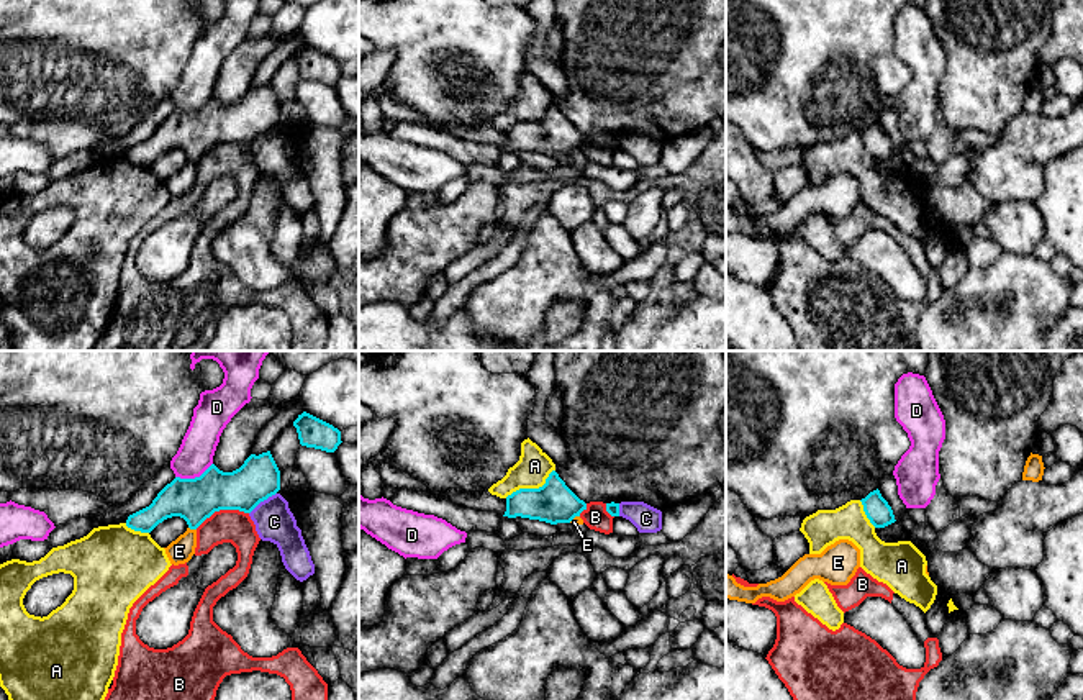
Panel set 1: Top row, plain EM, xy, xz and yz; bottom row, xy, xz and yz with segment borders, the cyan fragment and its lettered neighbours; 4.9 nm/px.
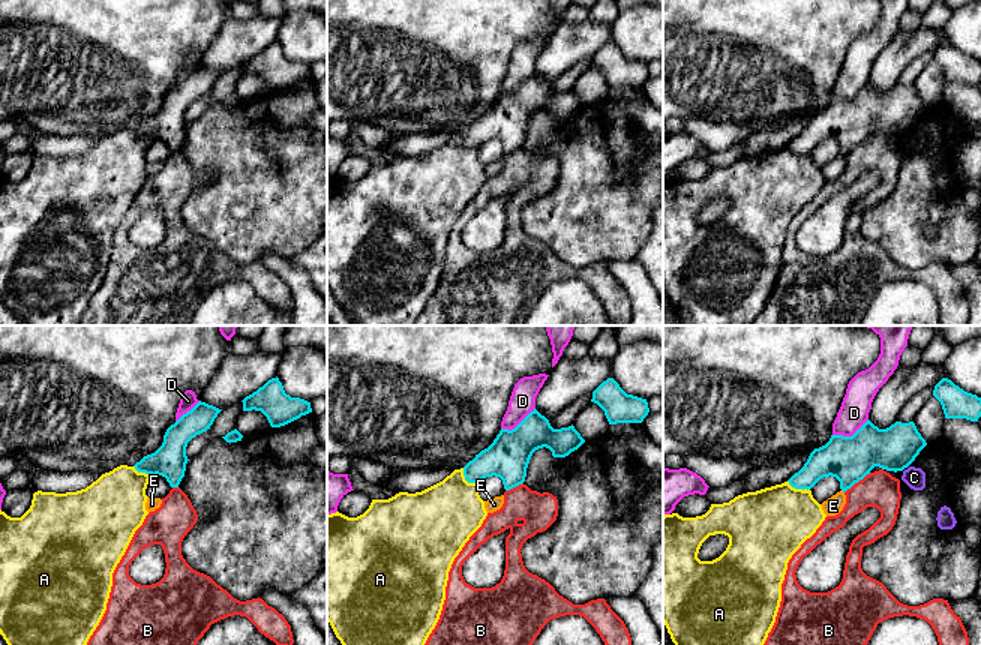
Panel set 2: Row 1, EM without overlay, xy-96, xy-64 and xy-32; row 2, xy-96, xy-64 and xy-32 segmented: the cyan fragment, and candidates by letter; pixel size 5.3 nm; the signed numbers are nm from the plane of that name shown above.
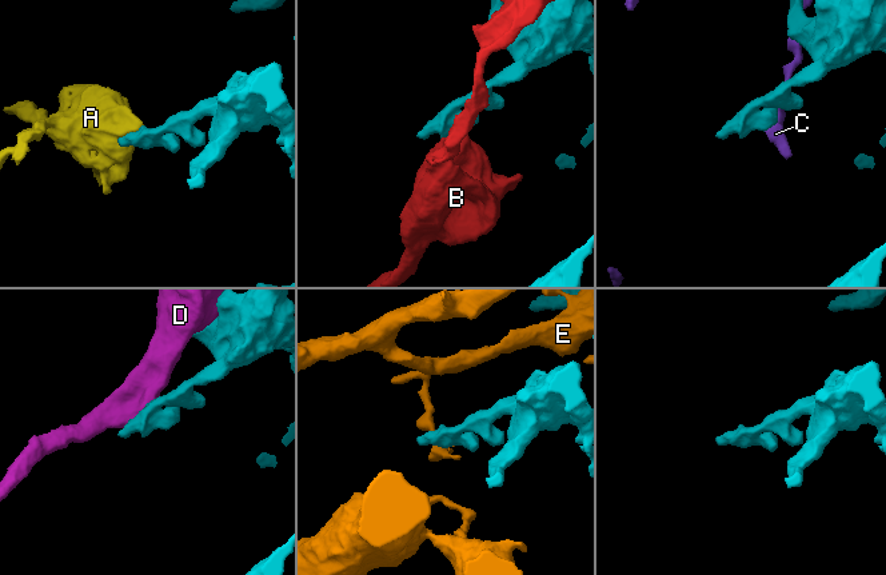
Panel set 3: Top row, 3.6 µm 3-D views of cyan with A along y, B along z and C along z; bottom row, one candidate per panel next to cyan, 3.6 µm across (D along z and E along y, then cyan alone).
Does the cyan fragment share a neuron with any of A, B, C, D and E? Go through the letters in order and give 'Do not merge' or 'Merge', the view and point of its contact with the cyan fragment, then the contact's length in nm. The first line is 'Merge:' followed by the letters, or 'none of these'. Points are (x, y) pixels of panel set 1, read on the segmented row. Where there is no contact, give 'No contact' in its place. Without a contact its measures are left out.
Merge: none of these
A: Do not merge. Touches cyan at xz (531, 489). Shared border 280 nm
B: Do not merge. Touches cyan at xy (222, 509). Shared border 280 nm
C: Do not merge. Touches cyan at xy (262, 500). Shared border 170 nm
D: Do not merge. Touches cyan at xy (195, 477). Shared border 200 nm
E: Do not merge. Touches cyan at xy (192, 528). Shared border 40 nm

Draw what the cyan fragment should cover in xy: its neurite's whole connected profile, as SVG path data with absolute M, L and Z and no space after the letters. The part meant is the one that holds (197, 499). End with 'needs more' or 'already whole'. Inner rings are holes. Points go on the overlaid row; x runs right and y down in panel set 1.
M270 451L251 454L244 464L223 472L211 464L200 477L175 477L152 503L128 516L126 526L151 533L167 518L180 516L190 530L197 530L220 510L251 513L261 502L280 490L280 470Z; already whole

